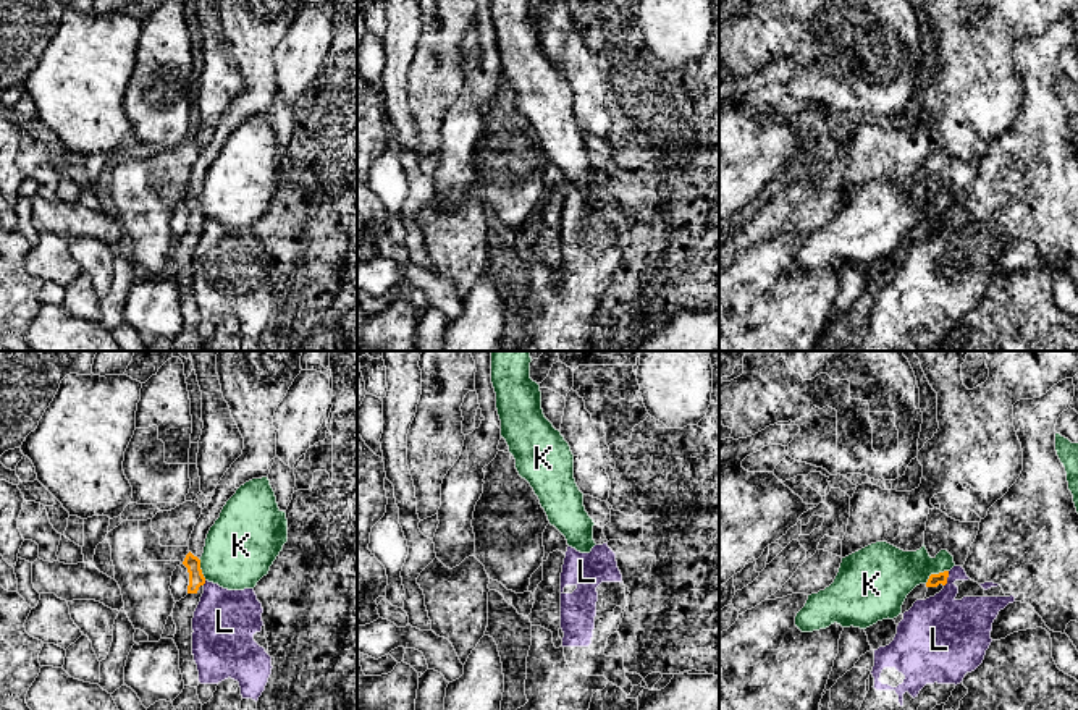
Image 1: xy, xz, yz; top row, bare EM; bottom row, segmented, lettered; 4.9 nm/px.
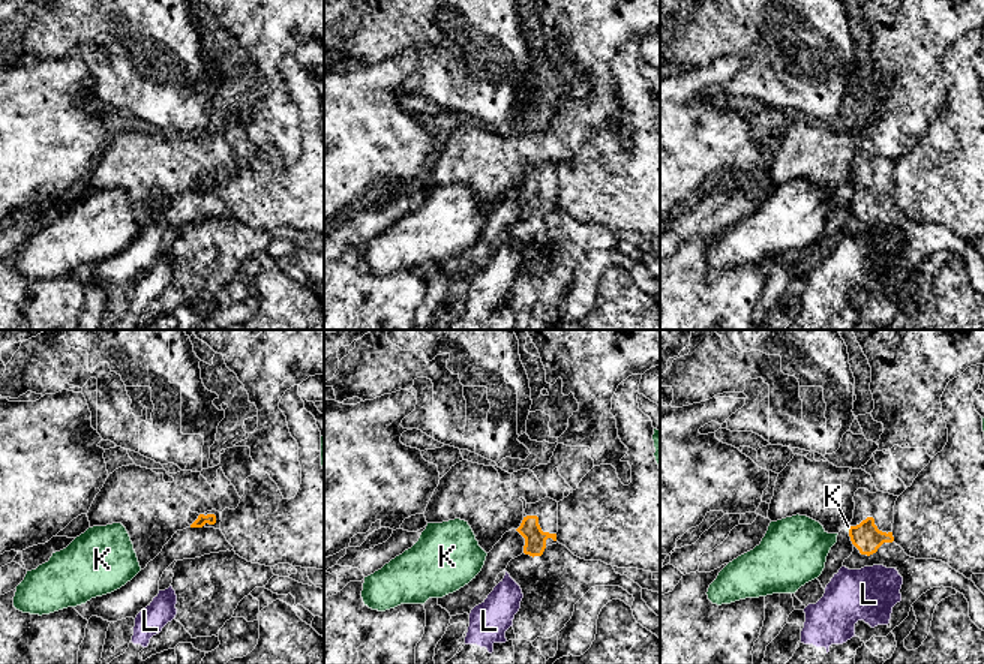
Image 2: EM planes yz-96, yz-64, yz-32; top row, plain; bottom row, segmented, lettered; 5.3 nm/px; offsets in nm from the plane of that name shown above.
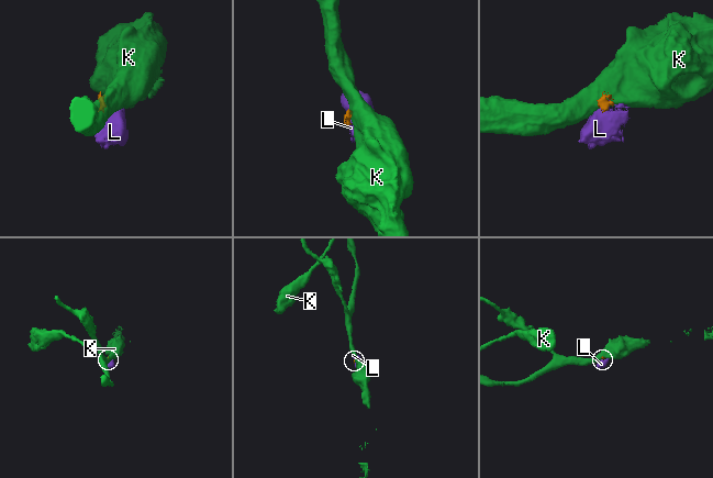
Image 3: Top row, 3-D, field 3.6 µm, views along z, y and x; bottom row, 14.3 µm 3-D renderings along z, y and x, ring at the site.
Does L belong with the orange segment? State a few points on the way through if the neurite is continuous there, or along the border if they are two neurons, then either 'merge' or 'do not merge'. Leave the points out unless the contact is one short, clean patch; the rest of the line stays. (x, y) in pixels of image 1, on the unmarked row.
along yz (949, 209), (944, 223) | do not merge

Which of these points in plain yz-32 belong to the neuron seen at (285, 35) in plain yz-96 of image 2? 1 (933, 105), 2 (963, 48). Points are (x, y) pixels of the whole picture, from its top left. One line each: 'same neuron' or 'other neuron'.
1: same neuron
2: other neuron

